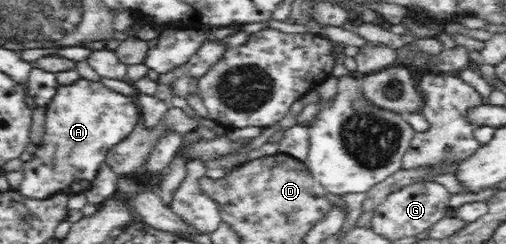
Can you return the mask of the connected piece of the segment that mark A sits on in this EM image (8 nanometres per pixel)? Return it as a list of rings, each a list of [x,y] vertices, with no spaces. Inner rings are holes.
[[[81,78],[74,86],[60,86],[57,95],[52,98],[52,101],[46,107],[45,133],[43,134],[42,142],[37,146],[37,152],[35,152],[33,160],[31,160],[31,162],[23,163],[23,169],[20,170],[23,174],[23,179],[17,191],[24,196],[24,198],[31,198],[34,200],[46,200],[50,196],[59,192],[67,195],[85,192],[91,186],[93,179],[97,176],[102,164],[106,160],[106,155],[112,150],[112,147],[119,144],[122,140],[125,140],[125,138],[127,138],[127,136],[129,136],[129,134],[135,130],[137,124],[139,124],[139,111],[140,105],[135,104],[133,97],[124,96],[123,94],[109,90],[109,88],[106,88],[99,81],[92,82]]]

